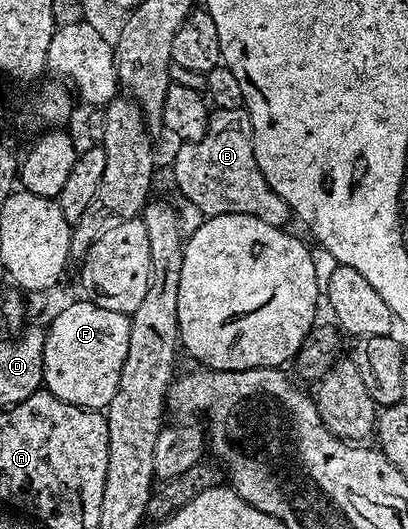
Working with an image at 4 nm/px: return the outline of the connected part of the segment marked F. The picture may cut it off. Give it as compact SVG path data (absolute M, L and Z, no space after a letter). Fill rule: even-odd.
M88 299L65 305L47 325L43 349L43 385L51 395L84 409L104 410L119 387L119 375L131 343L130 314L107 311Z

